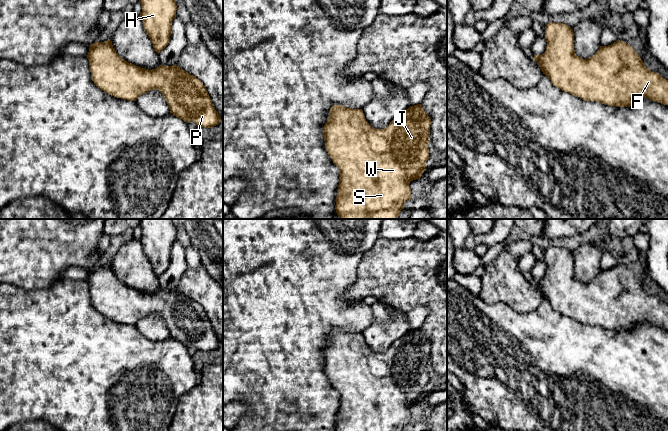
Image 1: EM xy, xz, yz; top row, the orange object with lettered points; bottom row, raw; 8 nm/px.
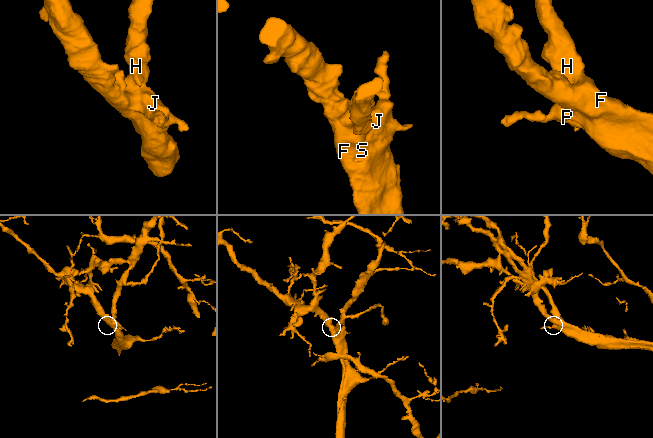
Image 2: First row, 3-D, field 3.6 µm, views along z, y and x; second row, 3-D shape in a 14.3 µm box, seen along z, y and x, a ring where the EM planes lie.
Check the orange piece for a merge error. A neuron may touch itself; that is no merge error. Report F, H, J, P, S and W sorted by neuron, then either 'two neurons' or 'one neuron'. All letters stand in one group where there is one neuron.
F H J P S W | one neuron

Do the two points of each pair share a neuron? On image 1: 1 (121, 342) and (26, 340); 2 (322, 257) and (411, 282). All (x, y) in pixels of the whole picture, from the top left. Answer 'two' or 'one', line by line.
1: one
2: two

